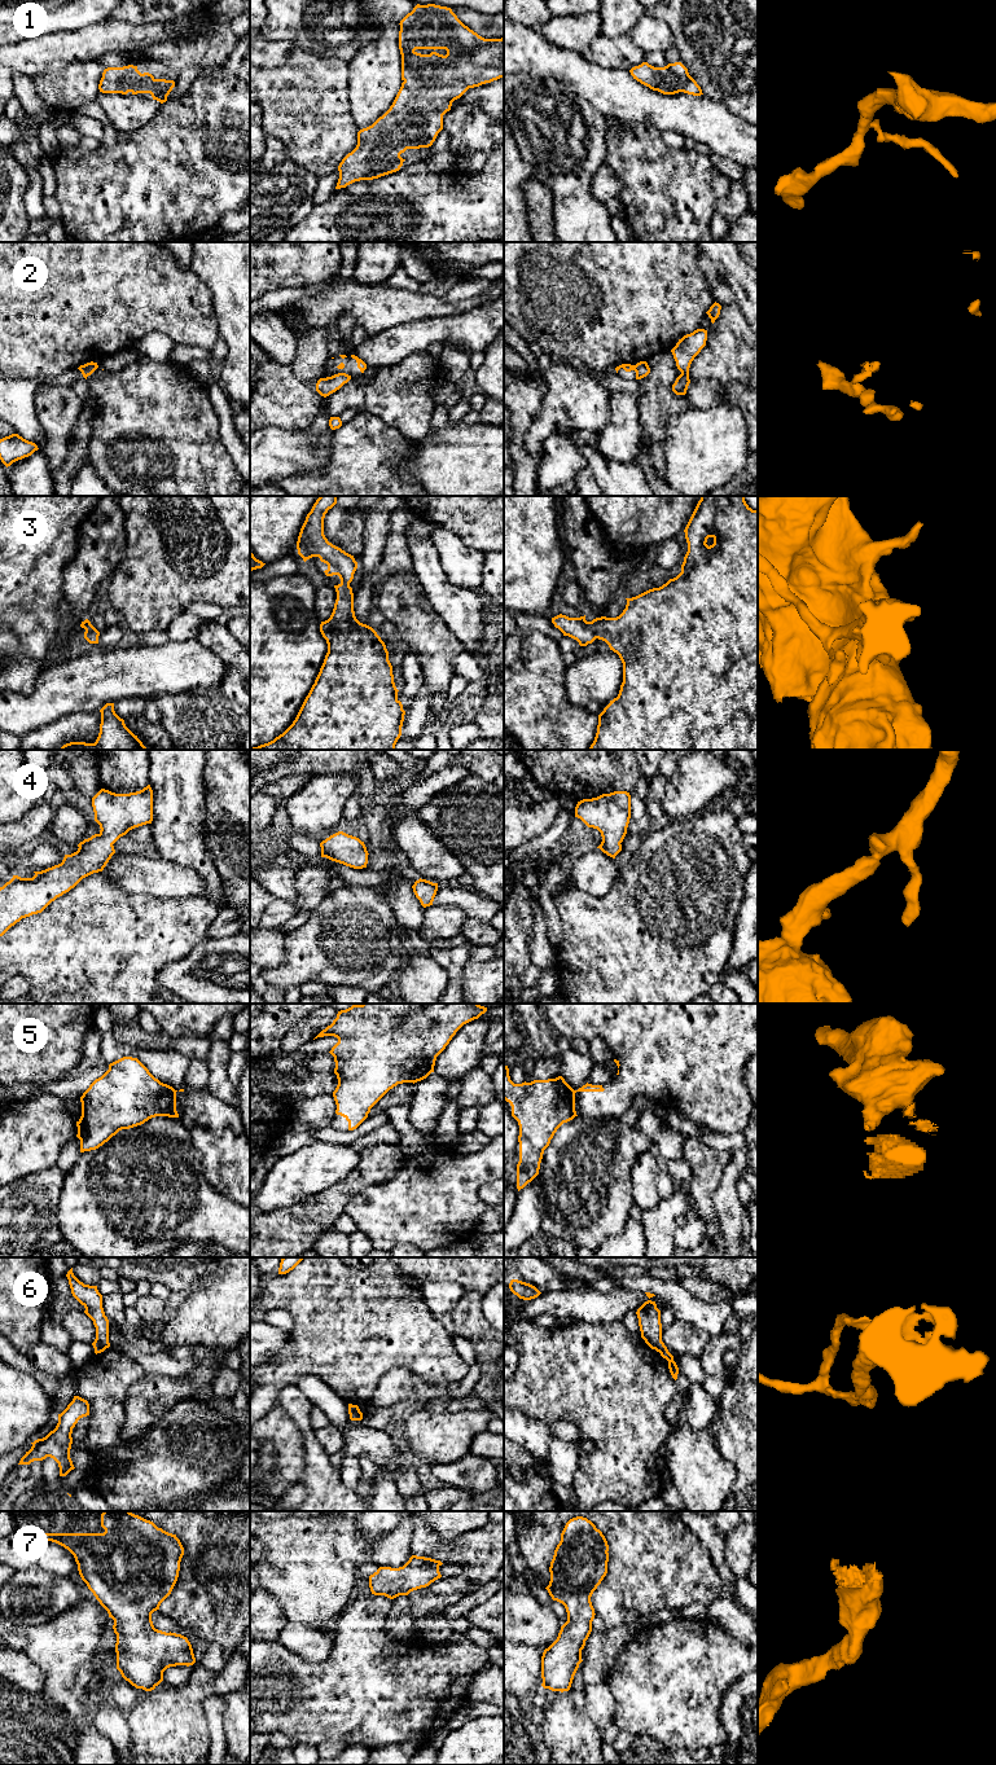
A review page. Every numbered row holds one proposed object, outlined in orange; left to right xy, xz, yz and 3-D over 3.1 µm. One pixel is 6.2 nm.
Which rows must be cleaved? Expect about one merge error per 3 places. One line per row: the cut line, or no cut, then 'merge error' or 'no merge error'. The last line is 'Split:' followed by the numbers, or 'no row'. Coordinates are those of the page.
1: cut none; no merge error
2: cut yz (633, 365), (635, 369); merge error
3: cut none; no merge error
4: cut none; no merge error
5: cut yz (574, 1111), (577, 1115); merge error
6: cut yz (662, 1342), (656, 1349); merge error
7: cut none; no merge error
Split: 2, 5, 6

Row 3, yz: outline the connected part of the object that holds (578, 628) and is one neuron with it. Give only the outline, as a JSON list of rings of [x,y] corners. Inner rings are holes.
[[[701,496],[685,530],[685,539],[688,543],[688,552],[681,565],[681,572],[670,579],[659,588],[649,589],[636,597],[626,598],[627,605],[623,613],[617,618],[596,618],[592,622],[585,620],[585,615],[580,618],[569,618],[566,615],[557,615],[552,618],[552,623],[558,628],[563,636],[569,636],[579,642],[580,646],[592,644],[596,638],[605,641],[610,650],[617,653],[623,663],[623,682],[617,698],[598,715],[597,733],[589,750],[758,750],[758,510],[753,510],[745,501],[745,496]]]

